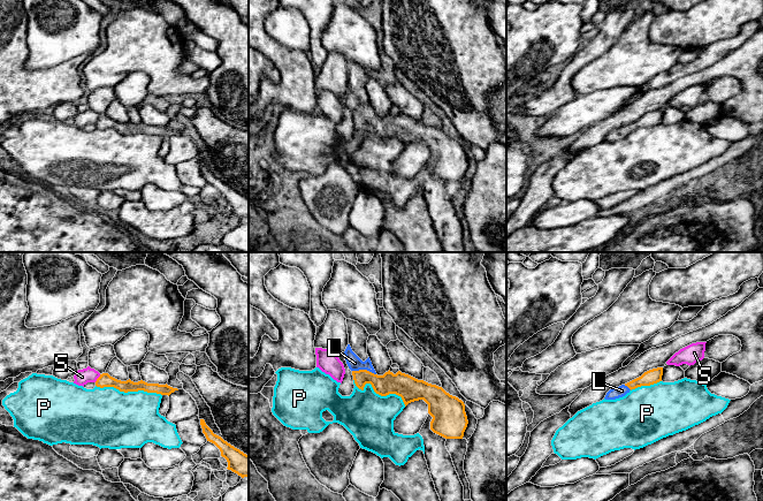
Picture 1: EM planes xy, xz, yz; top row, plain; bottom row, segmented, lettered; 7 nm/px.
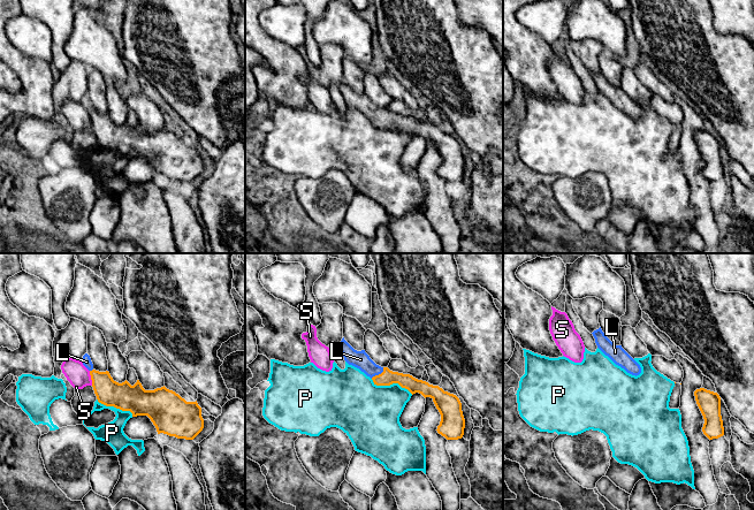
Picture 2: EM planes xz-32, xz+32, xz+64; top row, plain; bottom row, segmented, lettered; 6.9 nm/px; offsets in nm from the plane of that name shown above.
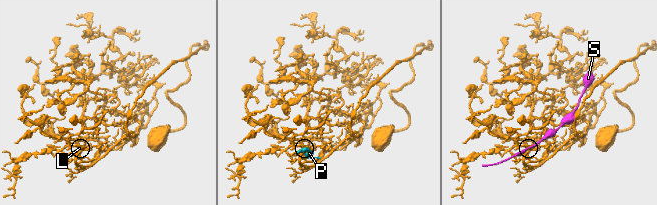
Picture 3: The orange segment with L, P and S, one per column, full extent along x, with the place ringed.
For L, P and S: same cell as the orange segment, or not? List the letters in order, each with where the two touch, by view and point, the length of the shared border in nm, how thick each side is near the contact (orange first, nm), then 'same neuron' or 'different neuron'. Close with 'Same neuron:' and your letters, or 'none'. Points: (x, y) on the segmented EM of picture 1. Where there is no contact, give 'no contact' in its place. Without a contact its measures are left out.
L: xz (364, 370) | 170 nm | 140/100 nm | same neuron
P: xz (378, 393) | 420 nm | 170/340 nm | different neuron
S: xy (98, 378) | 70 nm | 100/100 nm | different neuron
Same neuron: L

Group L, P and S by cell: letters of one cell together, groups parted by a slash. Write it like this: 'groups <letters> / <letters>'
groups L / P / S

